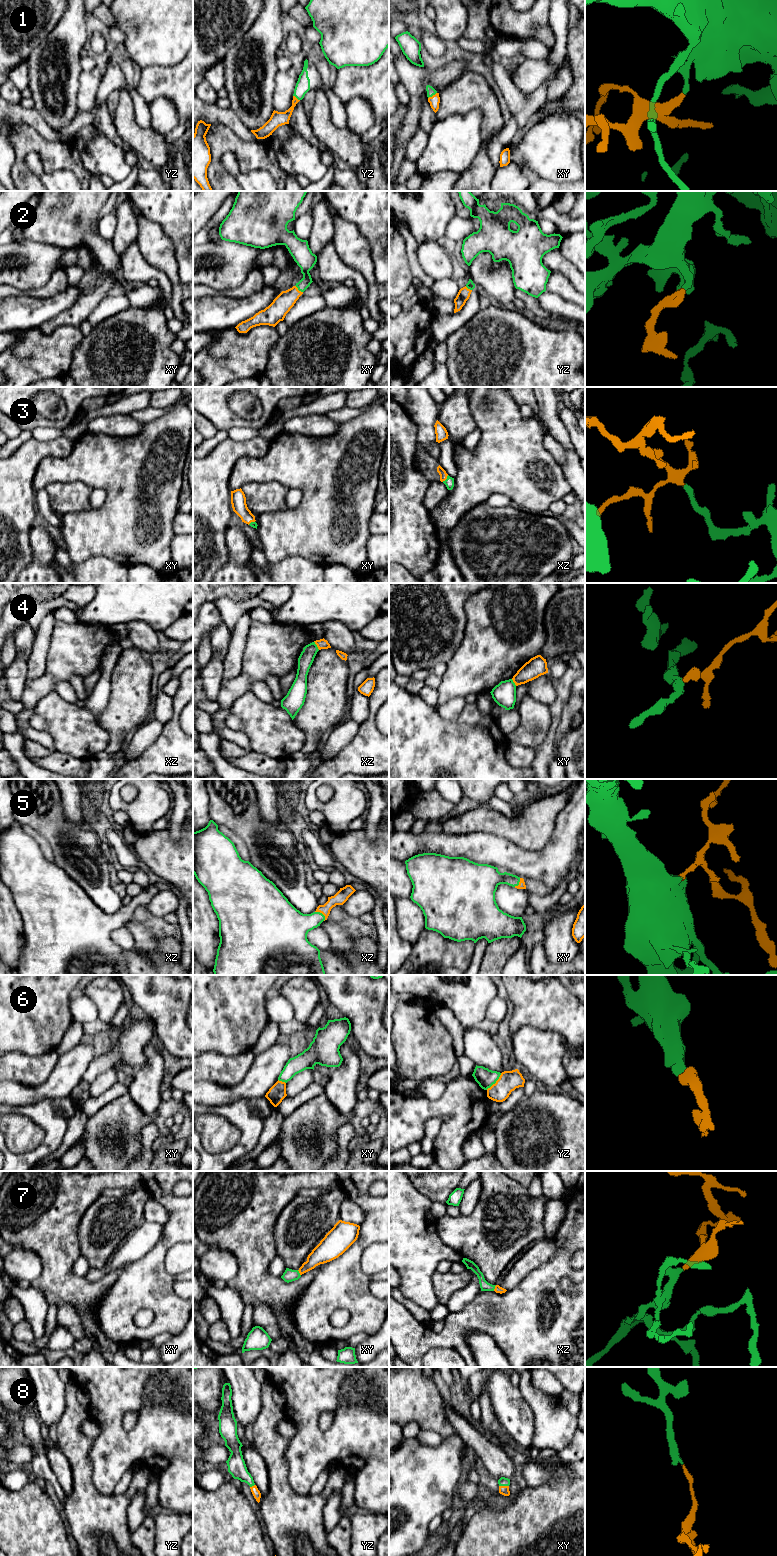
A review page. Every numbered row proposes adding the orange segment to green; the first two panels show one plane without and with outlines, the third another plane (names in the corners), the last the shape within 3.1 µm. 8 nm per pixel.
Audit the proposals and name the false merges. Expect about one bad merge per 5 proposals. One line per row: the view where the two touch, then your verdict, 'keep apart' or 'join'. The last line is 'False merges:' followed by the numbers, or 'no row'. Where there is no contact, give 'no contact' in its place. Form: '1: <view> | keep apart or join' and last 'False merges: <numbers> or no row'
1: xy | join
2: xy | join
3: xz | join
4: xz | keep apart
5: xz | join
6: yz | keep apart
7: xz | join
8: xy | join
False merges: 4, 6

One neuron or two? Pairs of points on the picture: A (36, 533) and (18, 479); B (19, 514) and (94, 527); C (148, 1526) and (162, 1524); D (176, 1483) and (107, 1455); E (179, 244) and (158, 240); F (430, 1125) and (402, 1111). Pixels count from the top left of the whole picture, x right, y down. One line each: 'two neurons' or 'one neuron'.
A: two neurons
B: two neurons
C: two neurons
D: one neuron
E: two neurons
F: two neurons

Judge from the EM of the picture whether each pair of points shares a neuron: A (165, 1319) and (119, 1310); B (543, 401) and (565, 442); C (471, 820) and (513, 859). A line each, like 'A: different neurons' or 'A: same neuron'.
A: same neuron
B: same neuron
C: different neurons

